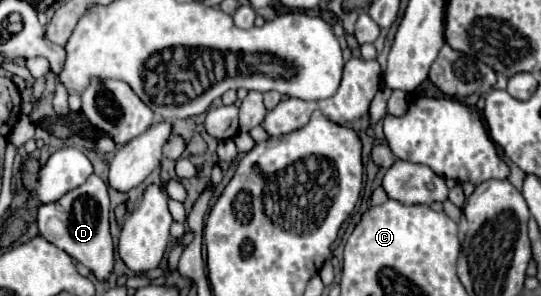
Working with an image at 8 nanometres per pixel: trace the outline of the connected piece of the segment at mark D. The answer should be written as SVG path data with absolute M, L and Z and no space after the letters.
M90 175L82 187L66 193L56 205L42 205L42 209L38 209L38 231L46 241L86 265L98 279L108 279L114 267L114 245L108 229L108 209L108 185L98 175Z

